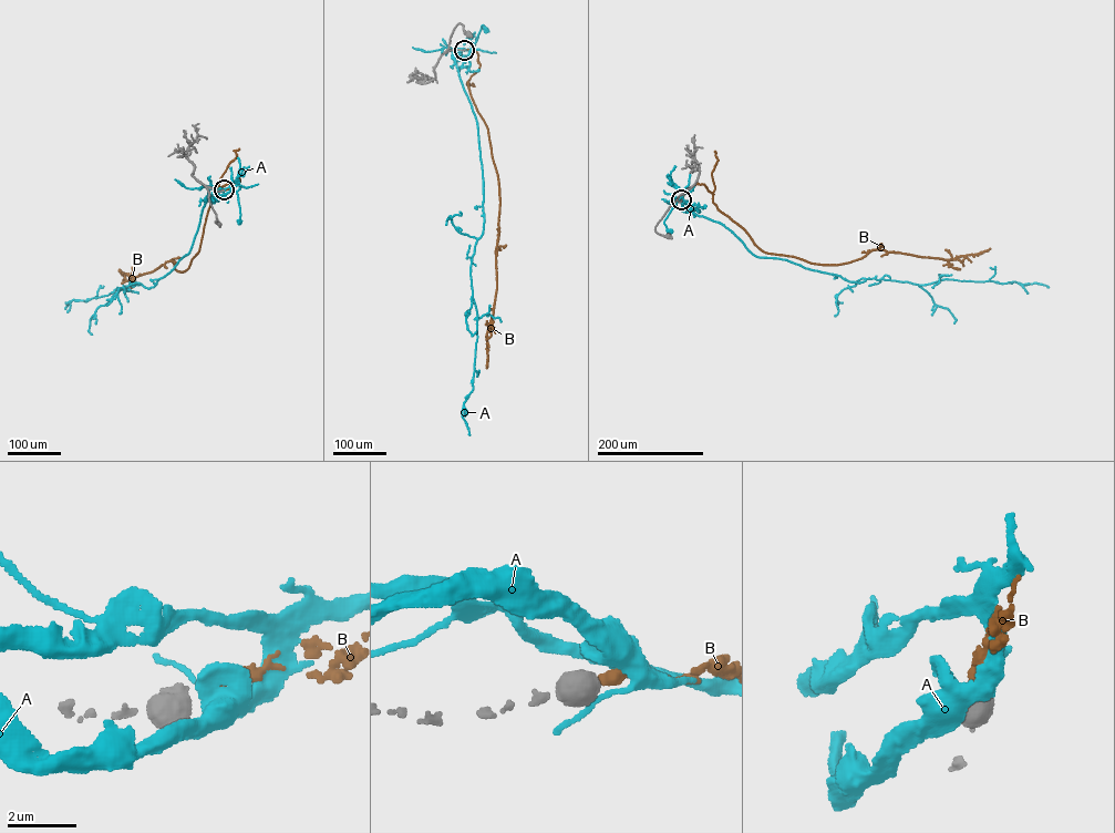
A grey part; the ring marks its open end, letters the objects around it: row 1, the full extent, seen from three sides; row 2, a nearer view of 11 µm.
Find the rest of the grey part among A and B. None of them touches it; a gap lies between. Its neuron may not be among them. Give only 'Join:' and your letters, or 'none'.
Join: B

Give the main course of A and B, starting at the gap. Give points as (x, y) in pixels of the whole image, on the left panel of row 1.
A: (224, 189), (229, 187), (236, 192), (239, 222)
B: (224, 189), (239, 178), (217, 189), (199, 250), (186, 270), (176, 270), (169, 261), (135, 277), (119, 269)

